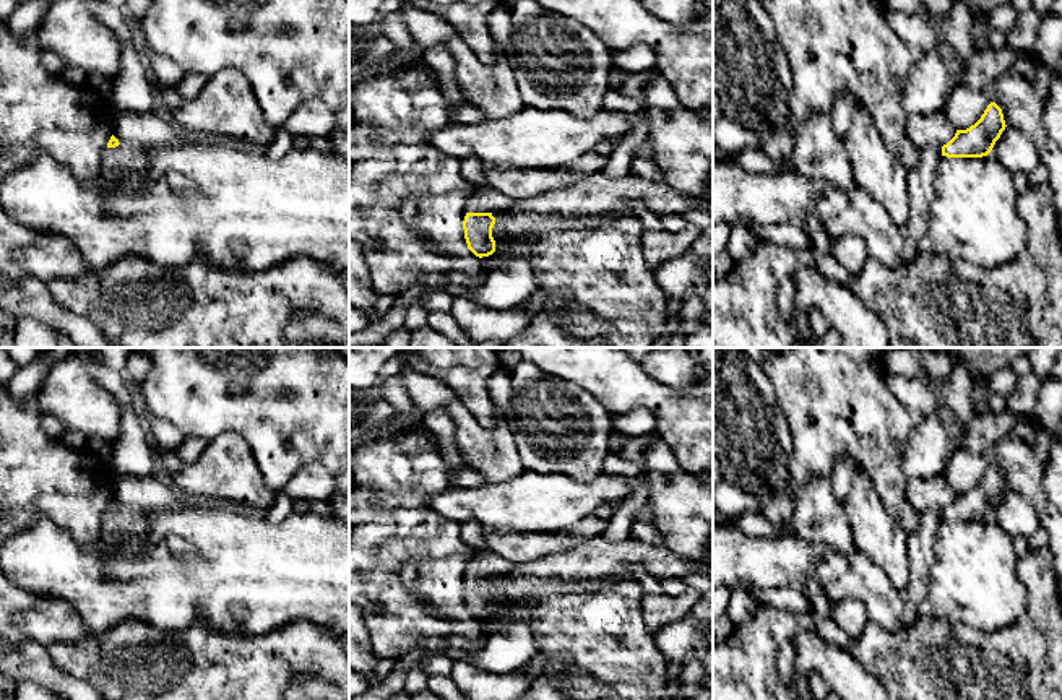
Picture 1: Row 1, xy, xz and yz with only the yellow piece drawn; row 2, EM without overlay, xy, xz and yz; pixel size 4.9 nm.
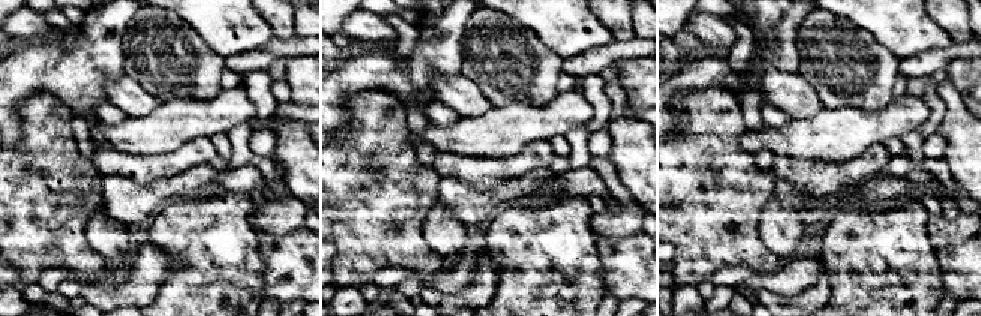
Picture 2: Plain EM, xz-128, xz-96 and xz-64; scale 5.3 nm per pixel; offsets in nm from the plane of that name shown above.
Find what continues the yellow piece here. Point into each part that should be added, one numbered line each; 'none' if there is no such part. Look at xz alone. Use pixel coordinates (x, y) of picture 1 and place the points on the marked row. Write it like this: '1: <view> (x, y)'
1: xz (484, 198)

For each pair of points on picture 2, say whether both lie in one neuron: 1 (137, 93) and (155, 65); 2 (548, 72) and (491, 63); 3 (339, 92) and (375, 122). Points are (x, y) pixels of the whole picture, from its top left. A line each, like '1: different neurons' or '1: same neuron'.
1: different neurons
2: same neuron
3: different neurons

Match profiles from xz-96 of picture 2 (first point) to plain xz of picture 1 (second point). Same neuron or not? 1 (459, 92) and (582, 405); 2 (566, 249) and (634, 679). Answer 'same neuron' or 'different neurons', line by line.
1: different neurons
2: same neuron

